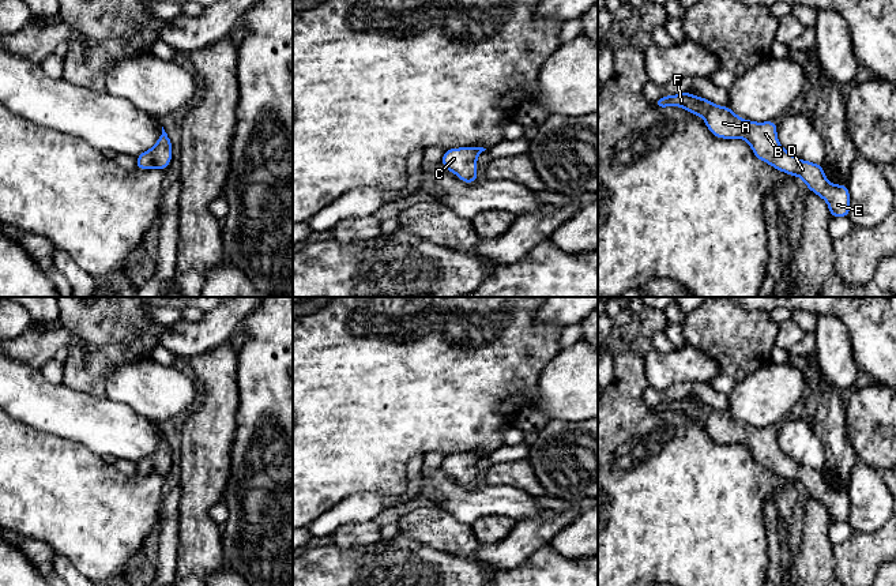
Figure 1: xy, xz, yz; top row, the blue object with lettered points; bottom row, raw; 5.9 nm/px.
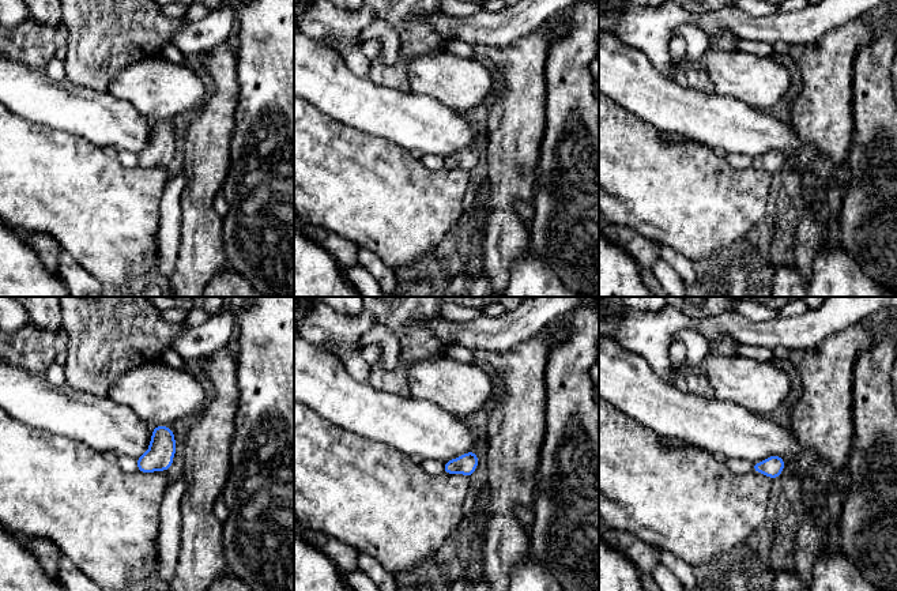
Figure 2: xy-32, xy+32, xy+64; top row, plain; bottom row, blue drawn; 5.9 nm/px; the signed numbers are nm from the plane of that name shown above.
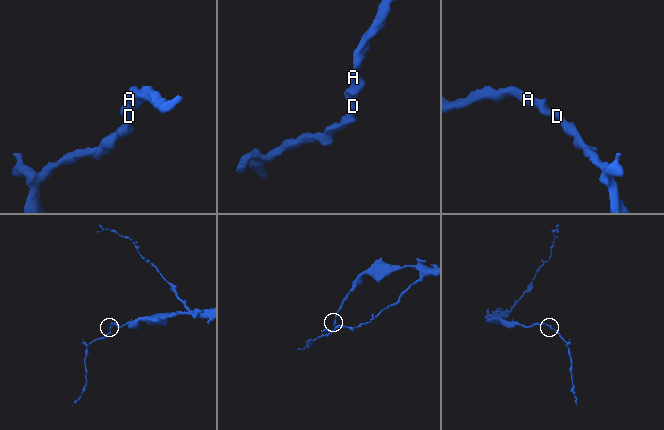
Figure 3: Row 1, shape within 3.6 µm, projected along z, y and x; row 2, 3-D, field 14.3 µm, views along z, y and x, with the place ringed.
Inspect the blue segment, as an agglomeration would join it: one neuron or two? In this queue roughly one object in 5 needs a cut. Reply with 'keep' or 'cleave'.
keep

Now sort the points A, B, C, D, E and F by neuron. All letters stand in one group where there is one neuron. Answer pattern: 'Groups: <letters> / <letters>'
Groups: A B C D E F

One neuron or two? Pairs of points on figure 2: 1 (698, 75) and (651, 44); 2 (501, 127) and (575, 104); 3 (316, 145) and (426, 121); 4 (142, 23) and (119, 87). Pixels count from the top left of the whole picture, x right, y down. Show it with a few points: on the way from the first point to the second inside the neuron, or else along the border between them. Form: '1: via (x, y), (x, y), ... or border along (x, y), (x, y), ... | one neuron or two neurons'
1: border along (674, 71), (670, 76) | two neurons
2: border along (546, 79), (546, 127), (541, 143) | two neurons
3: border along (338, 121), (368, 134), (387, 138), (398, 146) | two neurons
4: border along (155, 56), (144, 56), (125, 66), (106, 90) | two neurons

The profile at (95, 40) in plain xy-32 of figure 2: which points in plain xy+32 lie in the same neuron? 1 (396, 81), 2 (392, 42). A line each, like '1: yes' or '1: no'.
1: yes
2: no

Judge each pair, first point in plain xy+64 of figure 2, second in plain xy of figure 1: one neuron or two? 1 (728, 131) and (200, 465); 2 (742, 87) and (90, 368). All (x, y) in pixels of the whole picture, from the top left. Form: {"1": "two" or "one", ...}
{"1": "two", "2": "two"}

